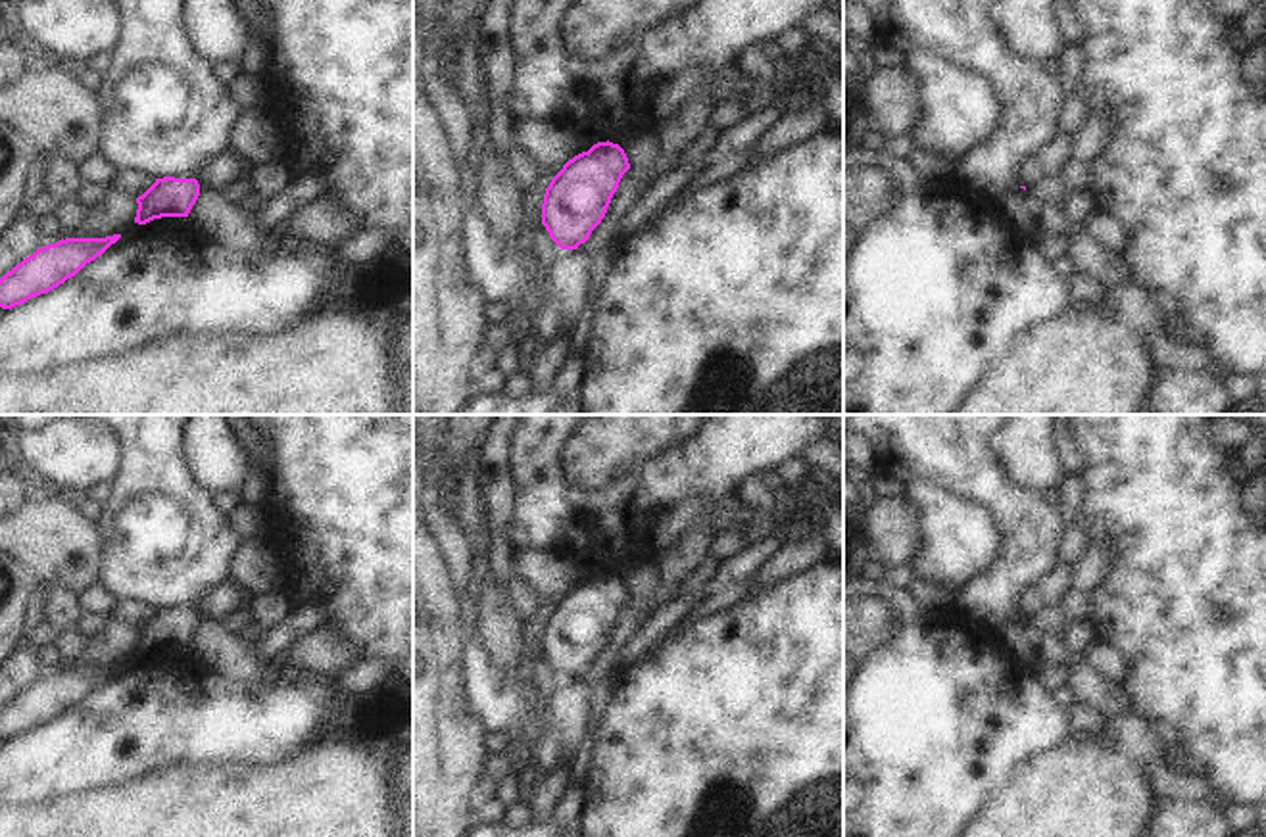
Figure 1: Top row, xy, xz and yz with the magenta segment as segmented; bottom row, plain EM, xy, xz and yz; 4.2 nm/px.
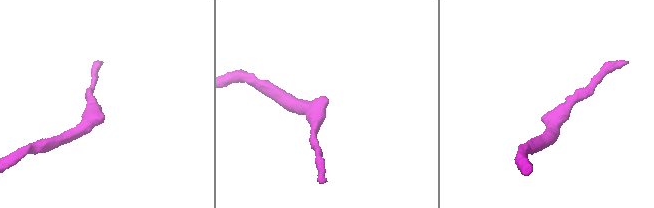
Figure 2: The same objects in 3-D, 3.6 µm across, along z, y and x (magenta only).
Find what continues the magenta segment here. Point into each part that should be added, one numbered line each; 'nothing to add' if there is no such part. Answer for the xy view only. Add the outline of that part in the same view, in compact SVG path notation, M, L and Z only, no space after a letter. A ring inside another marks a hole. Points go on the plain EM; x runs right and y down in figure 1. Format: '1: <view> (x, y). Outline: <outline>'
nothing to add

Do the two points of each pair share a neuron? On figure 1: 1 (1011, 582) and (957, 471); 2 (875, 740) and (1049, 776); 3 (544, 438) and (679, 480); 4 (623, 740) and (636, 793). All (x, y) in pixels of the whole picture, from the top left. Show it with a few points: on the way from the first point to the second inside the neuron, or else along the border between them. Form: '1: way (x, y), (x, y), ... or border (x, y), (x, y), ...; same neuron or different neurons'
1: way (1013, 551), (1013, 515), (988, 490); same neuron
2: border (1057, 747), (1026, 759), (986, 801); different neurons
3: way (552, 480), (573, 502), (619, 502), (636, 490); same neuron
4: way (636, 753), (636, 780); same neuron

